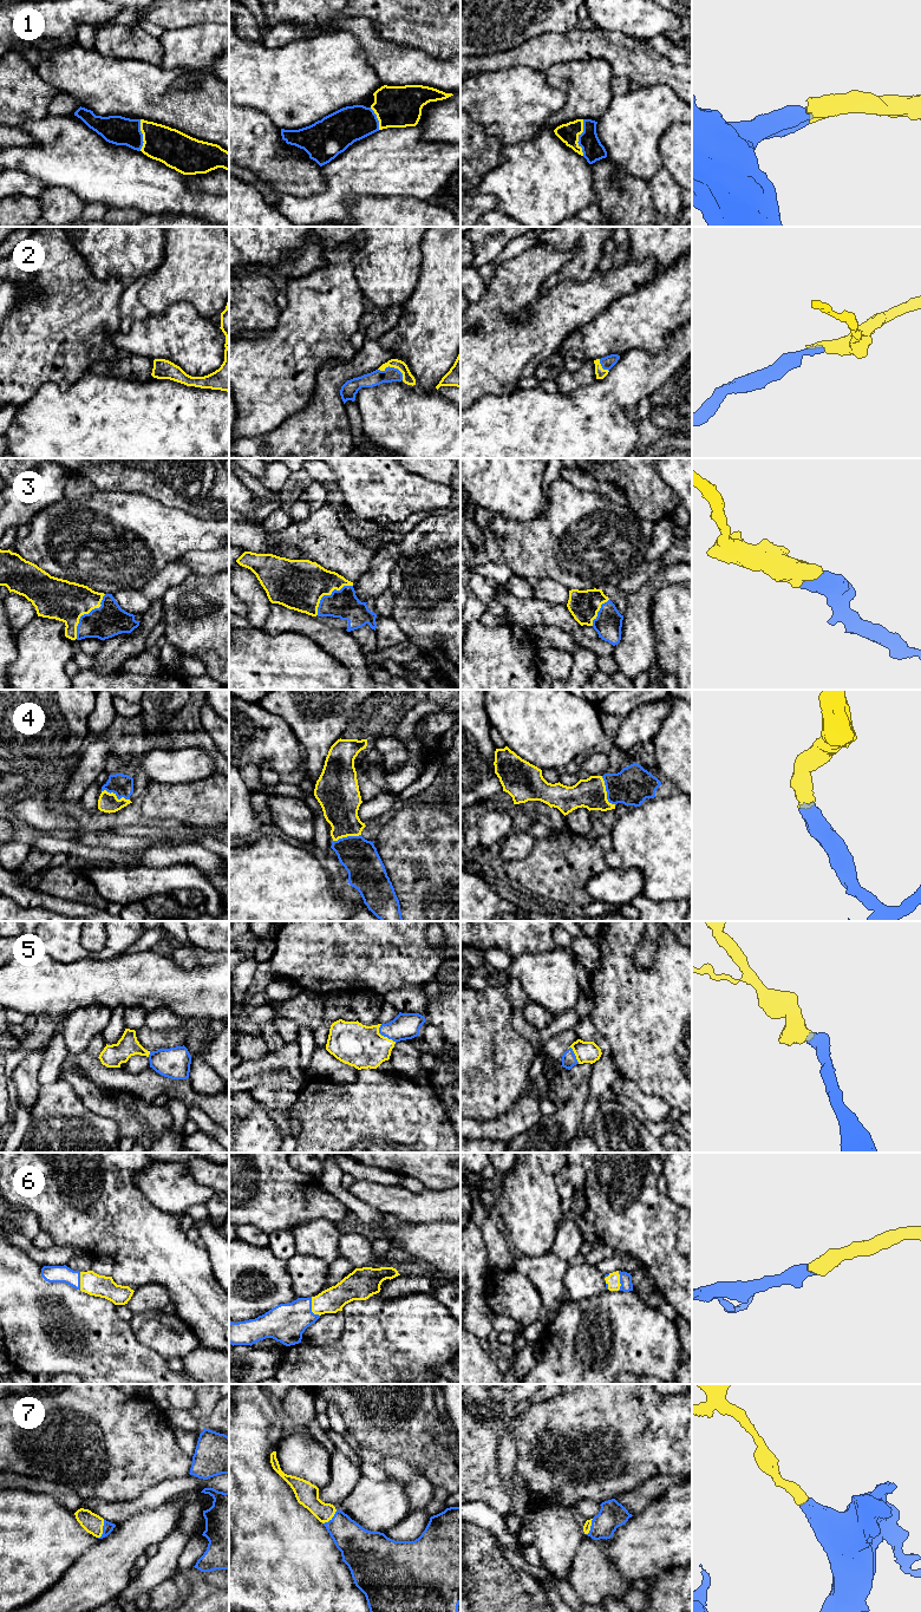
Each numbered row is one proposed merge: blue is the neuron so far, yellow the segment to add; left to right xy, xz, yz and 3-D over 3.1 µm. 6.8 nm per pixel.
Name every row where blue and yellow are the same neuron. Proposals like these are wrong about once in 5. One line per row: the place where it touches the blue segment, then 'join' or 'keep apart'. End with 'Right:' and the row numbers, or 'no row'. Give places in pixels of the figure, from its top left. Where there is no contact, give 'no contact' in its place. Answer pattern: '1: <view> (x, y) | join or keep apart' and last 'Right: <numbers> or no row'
1: yz (579, 137) | join
2: xz (393, 367) | join
3: xy (85, 614) | join
4: yz (607, 793) | join
5: xz (384, 1036) | join
6: xz (311, 1307) | join
7: xy (103, 1529) | join
Right: 1, 2, 3, 4, 5, 6, 7

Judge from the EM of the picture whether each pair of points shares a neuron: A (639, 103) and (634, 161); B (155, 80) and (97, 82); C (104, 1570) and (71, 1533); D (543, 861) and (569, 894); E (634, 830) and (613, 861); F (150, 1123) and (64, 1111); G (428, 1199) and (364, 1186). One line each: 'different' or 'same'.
A: same
B: same
C: different
D: same
E: different
F: different
G: same

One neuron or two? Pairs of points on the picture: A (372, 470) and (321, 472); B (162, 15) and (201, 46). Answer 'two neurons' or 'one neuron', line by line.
A: two neurons
B: two neurons

